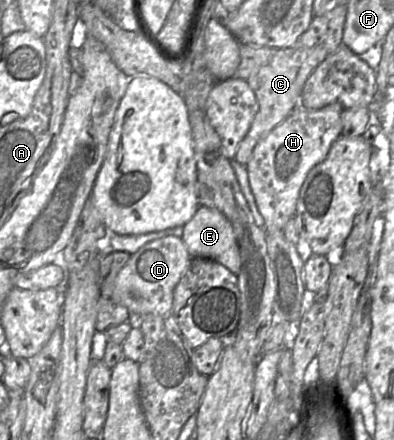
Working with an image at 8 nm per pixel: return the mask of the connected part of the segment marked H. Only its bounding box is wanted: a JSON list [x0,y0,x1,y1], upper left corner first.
[246,103,343,231]

